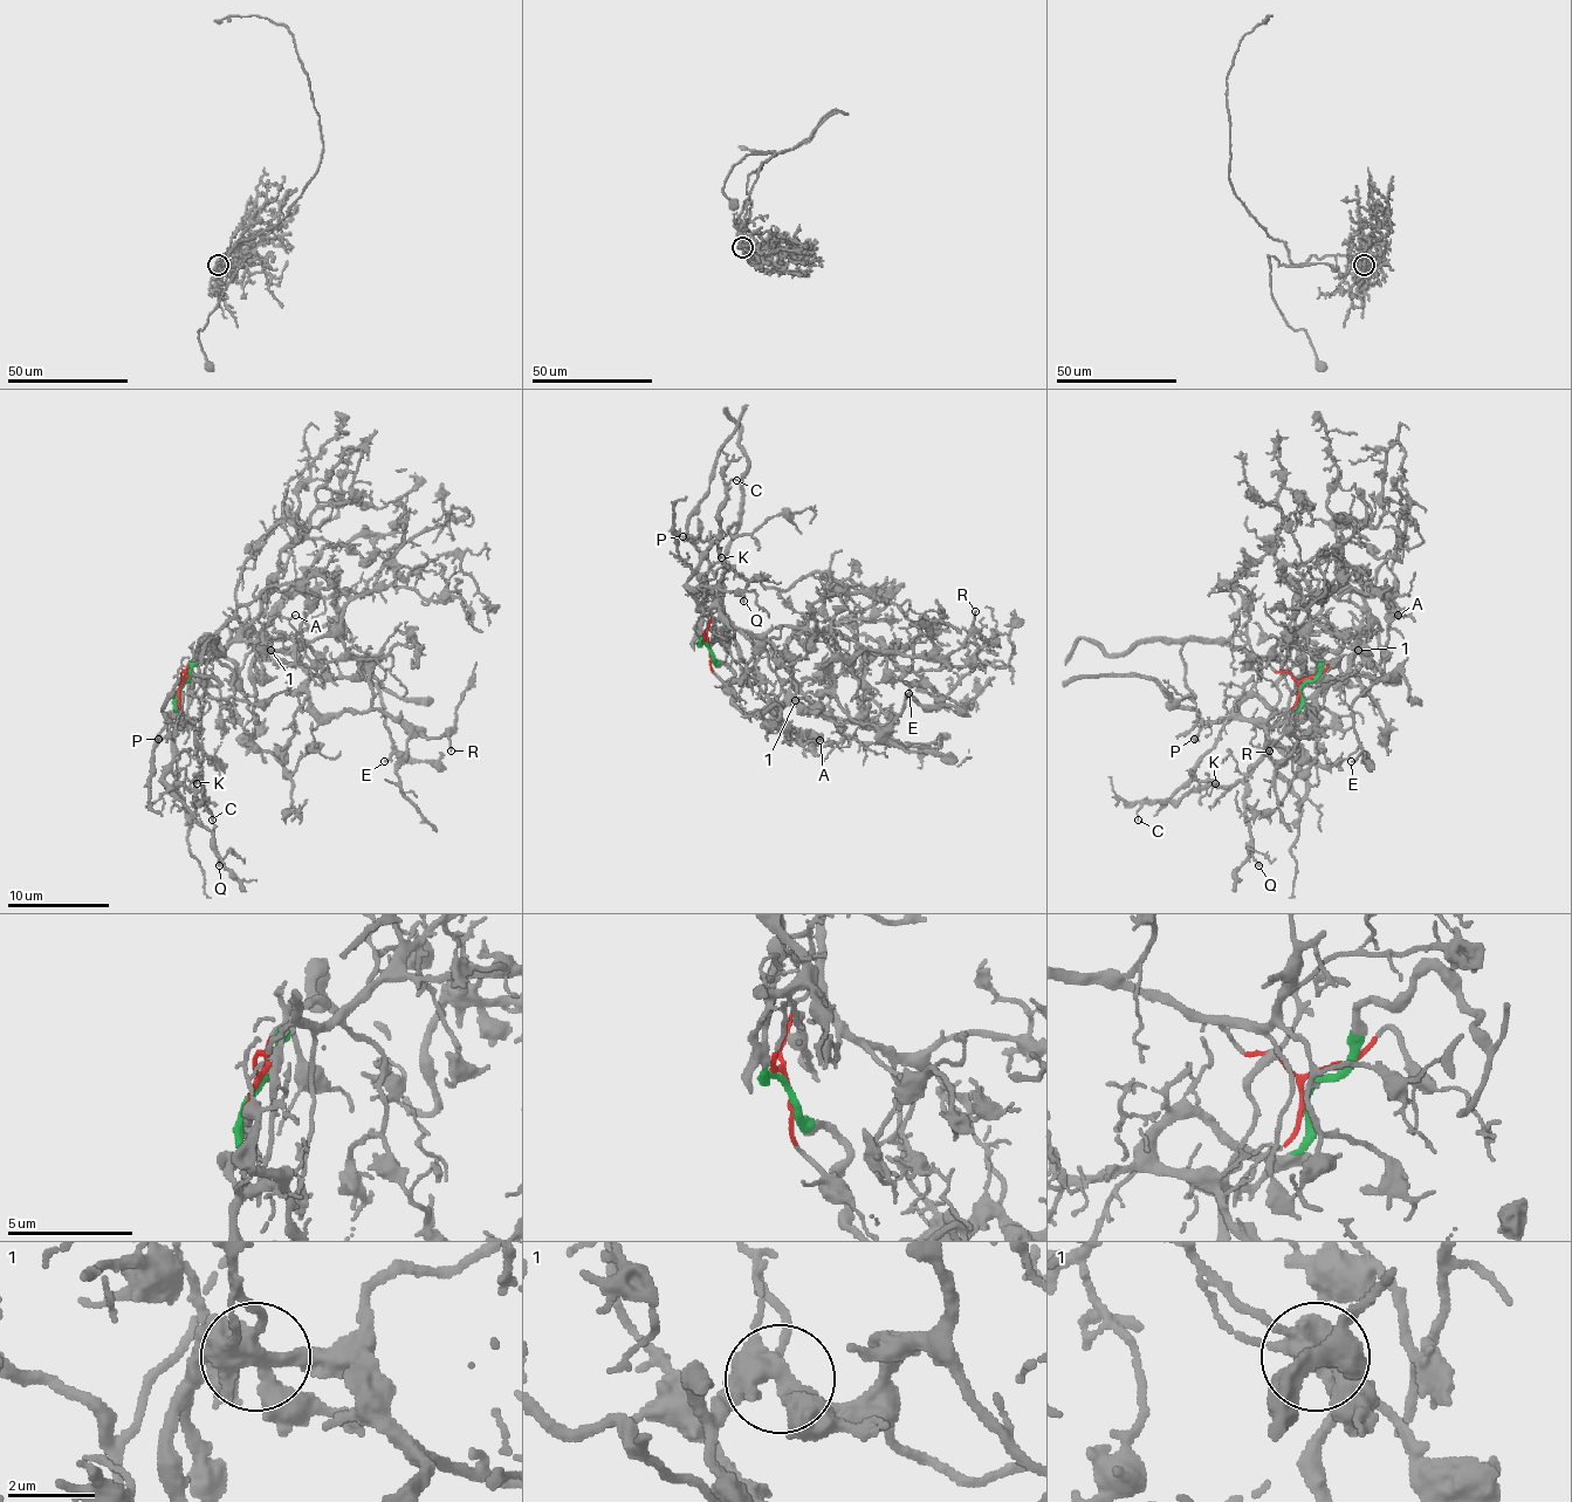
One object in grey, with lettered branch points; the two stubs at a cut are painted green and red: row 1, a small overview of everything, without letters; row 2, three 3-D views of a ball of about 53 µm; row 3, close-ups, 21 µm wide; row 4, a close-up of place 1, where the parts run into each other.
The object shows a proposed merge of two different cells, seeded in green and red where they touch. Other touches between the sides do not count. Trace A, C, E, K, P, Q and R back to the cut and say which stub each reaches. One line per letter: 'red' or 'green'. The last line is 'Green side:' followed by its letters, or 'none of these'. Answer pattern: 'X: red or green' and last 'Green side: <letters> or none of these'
A: green
C: green
E: green
K: green
P: green
Q: green
R: green
Green side: A, C, E, K, P, Q, R

